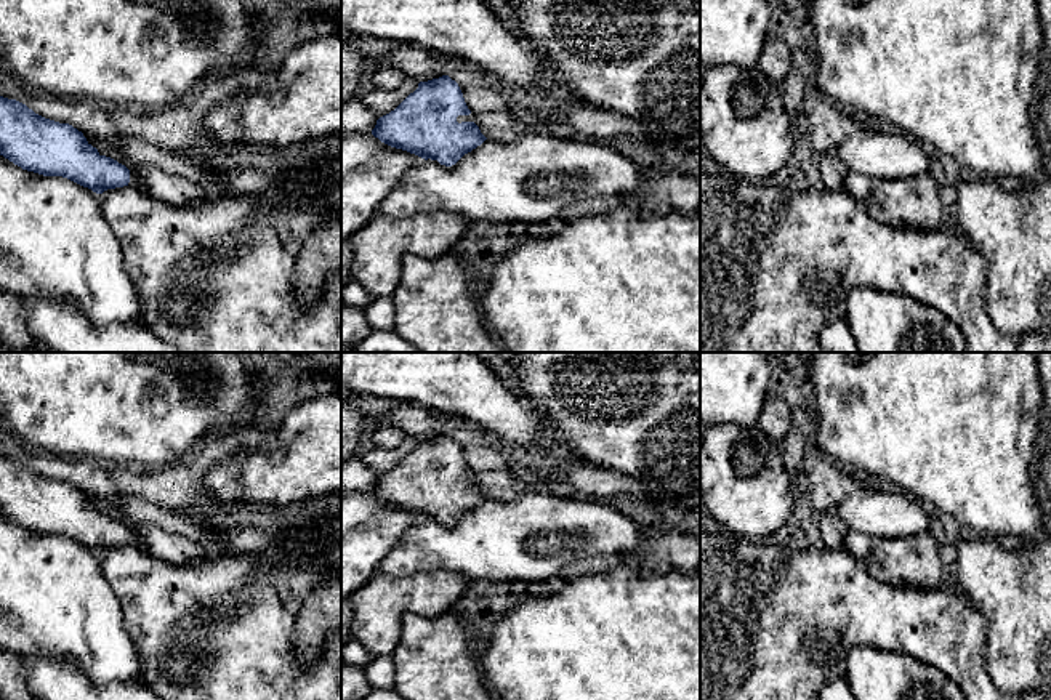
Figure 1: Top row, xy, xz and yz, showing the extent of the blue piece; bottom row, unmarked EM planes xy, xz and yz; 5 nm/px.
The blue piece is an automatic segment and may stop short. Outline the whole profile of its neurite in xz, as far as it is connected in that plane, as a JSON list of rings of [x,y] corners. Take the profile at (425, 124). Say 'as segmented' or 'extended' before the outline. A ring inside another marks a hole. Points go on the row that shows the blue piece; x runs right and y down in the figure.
extended; [[[442,75],[439,78],[420,82],[418,88],[394,111],[377,120],[372,135],[391,147],[452,167],[465,154],[471,152],[487,139],[473,122],[473,115],[474,114],[468,109],[458,83],[449,75]]]

